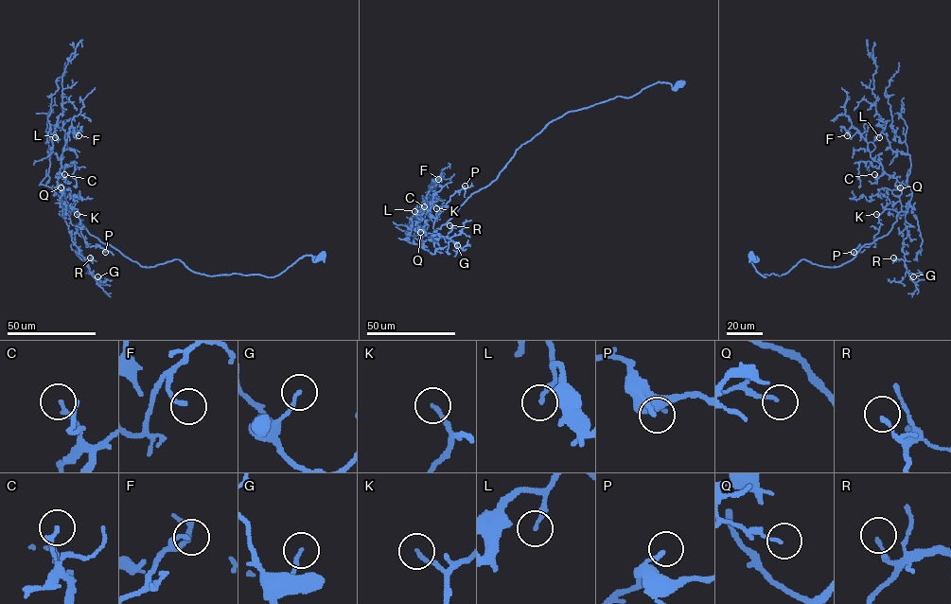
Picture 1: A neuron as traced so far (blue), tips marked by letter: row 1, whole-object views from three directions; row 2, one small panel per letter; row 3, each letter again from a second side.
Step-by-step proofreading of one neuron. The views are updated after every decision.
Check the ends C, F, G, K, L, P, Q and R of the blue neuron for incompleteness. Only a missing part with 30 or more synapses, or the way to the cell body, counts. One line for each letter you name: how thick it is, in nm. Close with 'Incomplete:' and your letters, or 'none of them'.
K: 160 nm
Incomplete: K

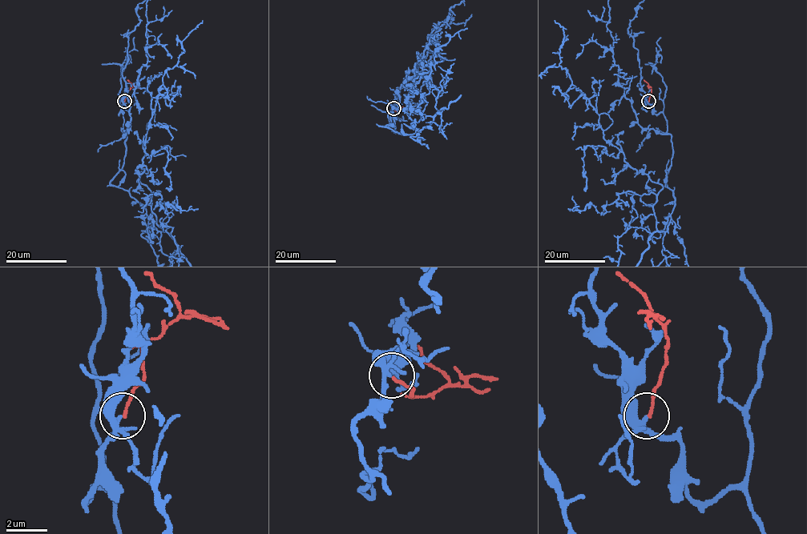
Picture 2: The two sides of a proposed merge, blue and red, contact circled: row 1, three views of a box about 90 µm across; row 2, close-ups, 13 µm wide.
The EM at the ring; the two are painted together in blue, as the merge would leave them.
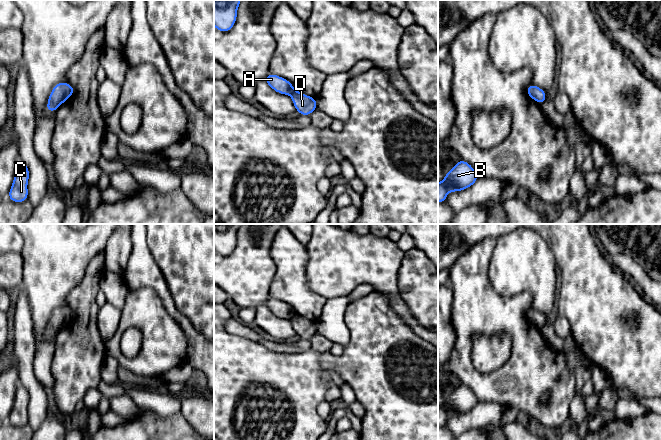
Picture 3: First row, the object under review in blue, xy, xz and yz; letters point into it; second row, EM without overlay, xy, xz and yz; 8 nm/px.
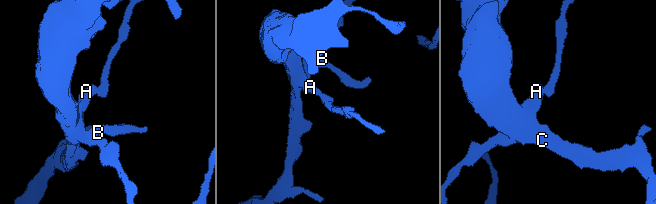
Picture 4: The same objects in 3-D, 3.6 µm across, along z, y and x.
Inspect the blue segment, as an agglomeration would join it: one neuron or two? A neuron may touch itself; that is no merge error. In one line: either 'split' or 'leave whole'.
split

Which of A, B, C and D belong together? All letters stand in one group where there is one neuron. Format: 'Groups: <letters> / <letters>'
Groups: A B C / D

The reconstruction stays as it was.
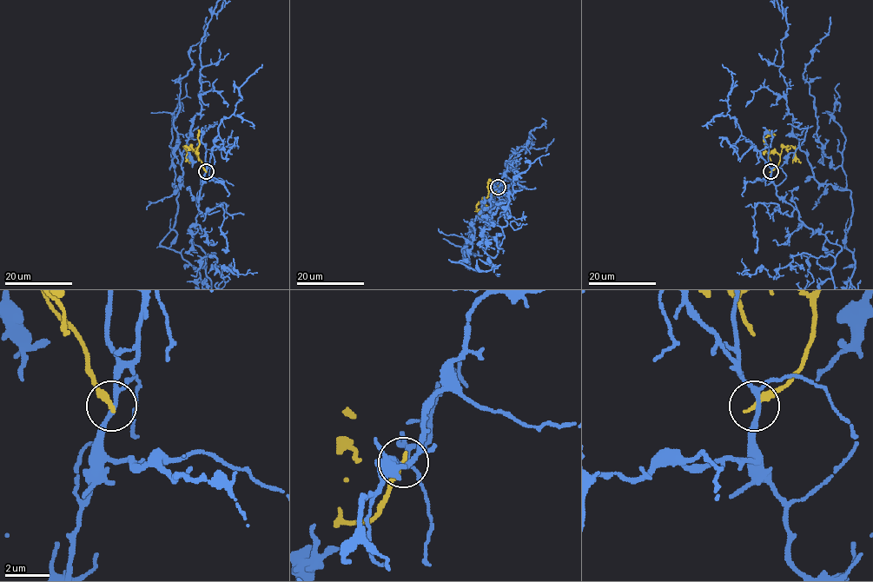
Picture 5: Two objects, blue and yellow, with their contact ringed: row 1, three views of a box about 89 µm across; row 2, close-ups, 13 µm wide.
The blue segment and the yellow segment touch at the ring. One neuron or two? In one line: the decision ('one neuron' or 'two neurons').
two neurons

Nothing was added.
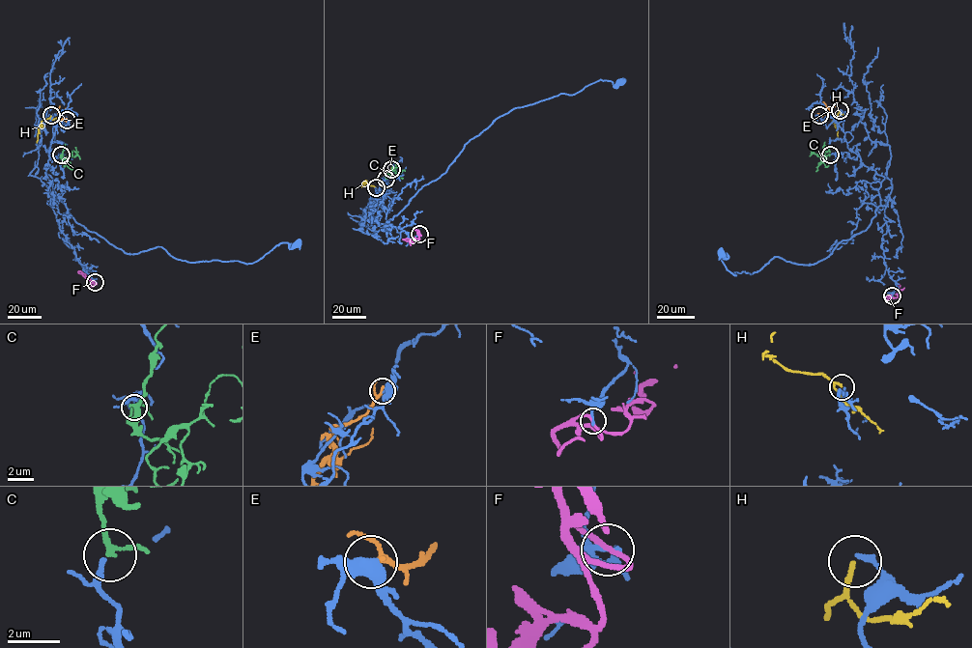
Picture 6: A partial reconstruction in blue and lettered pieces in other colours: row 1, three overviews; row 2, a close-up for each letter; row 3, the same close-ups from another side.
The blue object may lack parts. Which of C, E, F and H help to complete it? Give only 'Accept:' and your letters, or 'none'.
Accept: C

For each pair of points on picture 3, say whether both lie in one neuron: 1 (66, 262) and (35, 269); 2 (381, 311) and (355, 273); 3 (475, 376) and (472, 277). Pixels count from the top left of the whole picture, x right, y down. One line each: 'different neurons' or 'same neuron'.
1: same neuron
2: different neurons
3: same neuron

